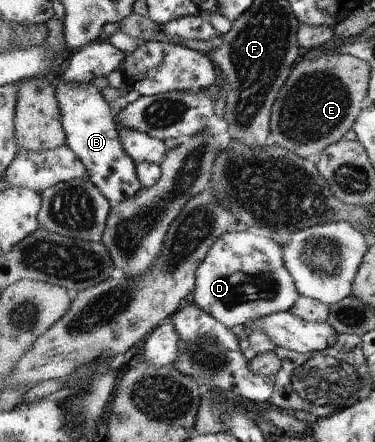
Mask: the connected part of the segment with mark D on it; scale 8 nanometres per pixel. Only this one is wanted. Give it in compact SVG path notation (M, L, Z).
M239 228L235 231L228 230L207 251L206 258L195 271L195 289L190 302L215 316L226 327L234 327L234 325L251 326L270 314L289 311L295 305L296 299L298 291L294 275L286 266L286 261L282 261L282 247L278 242L272 241L272 238L264 232Z

